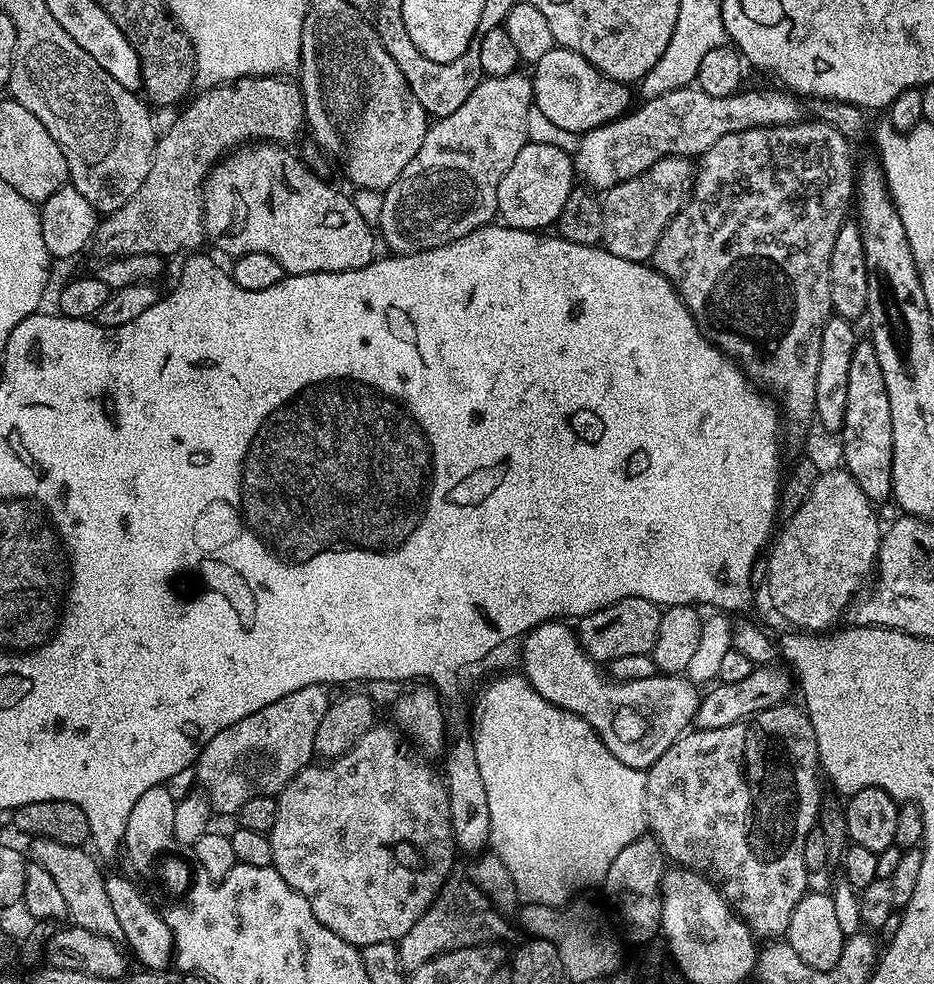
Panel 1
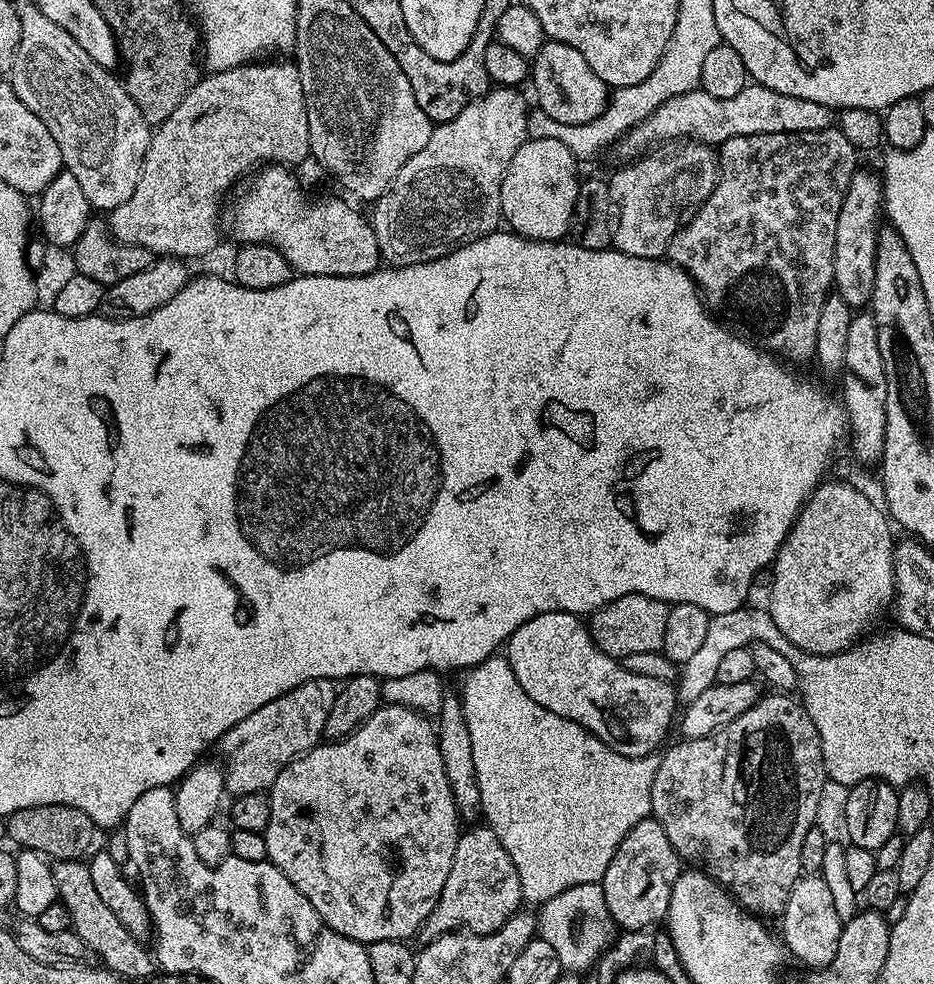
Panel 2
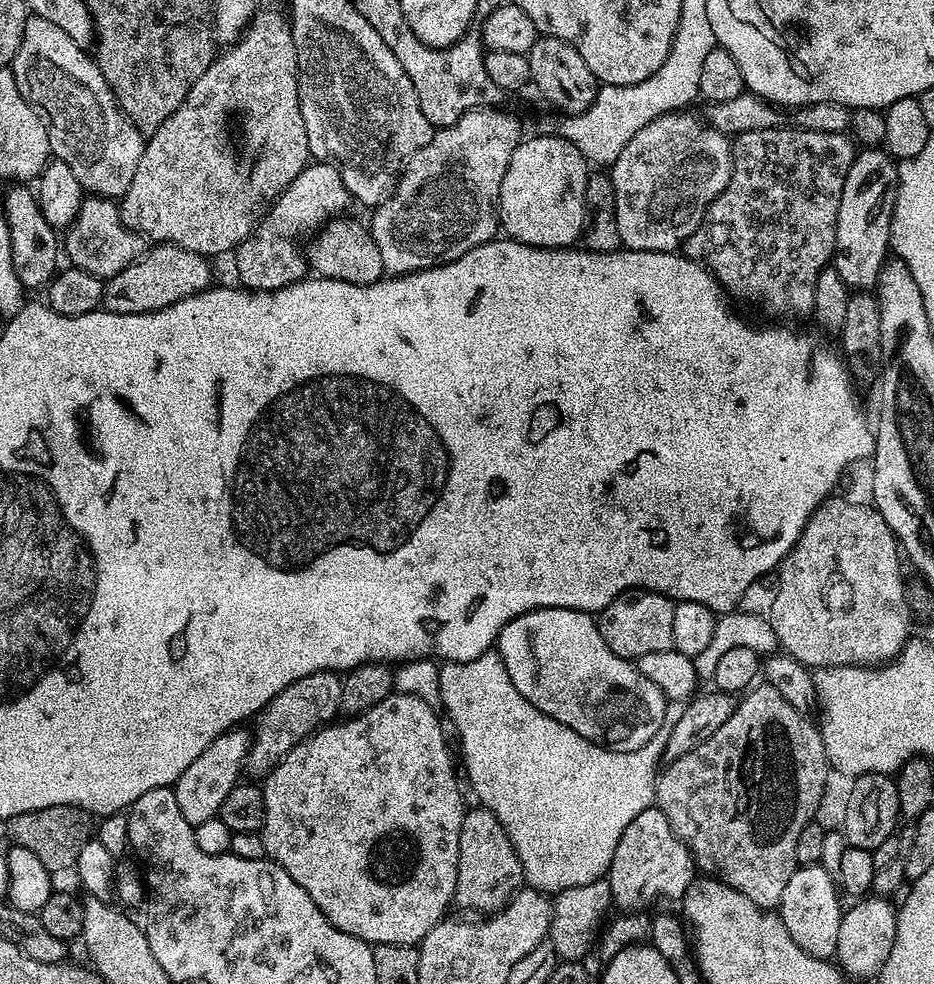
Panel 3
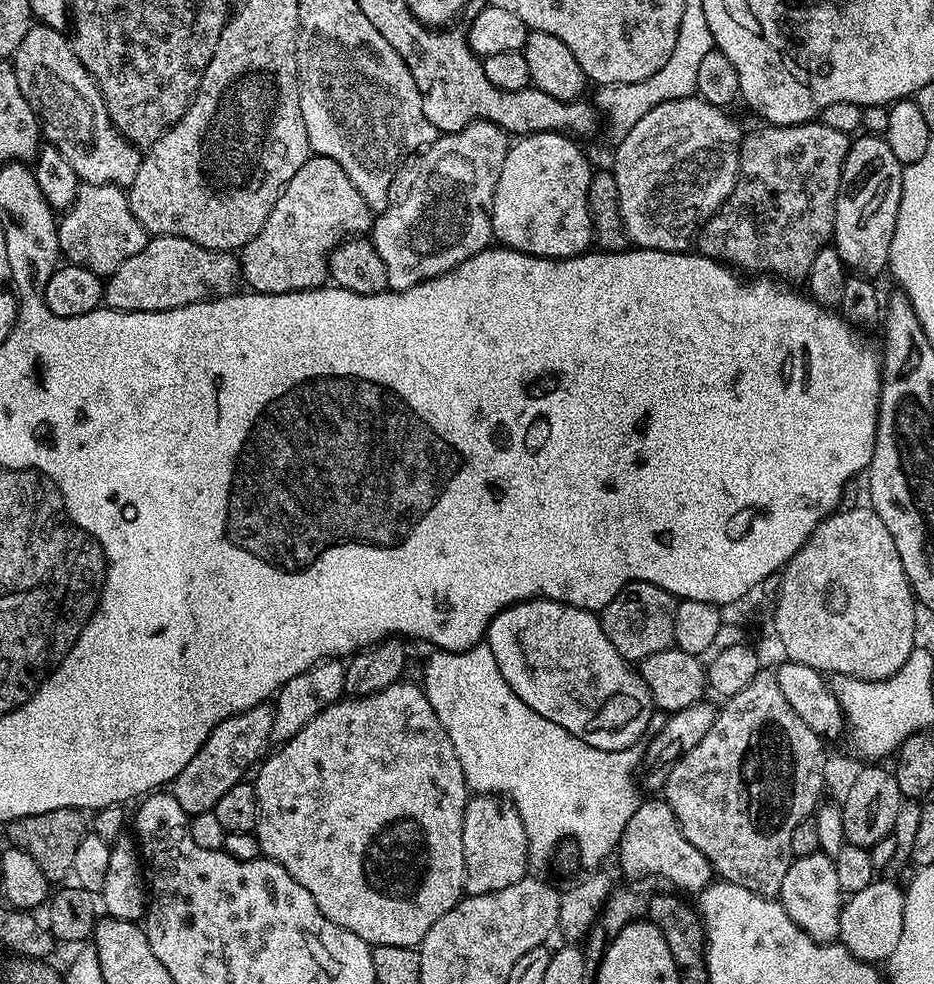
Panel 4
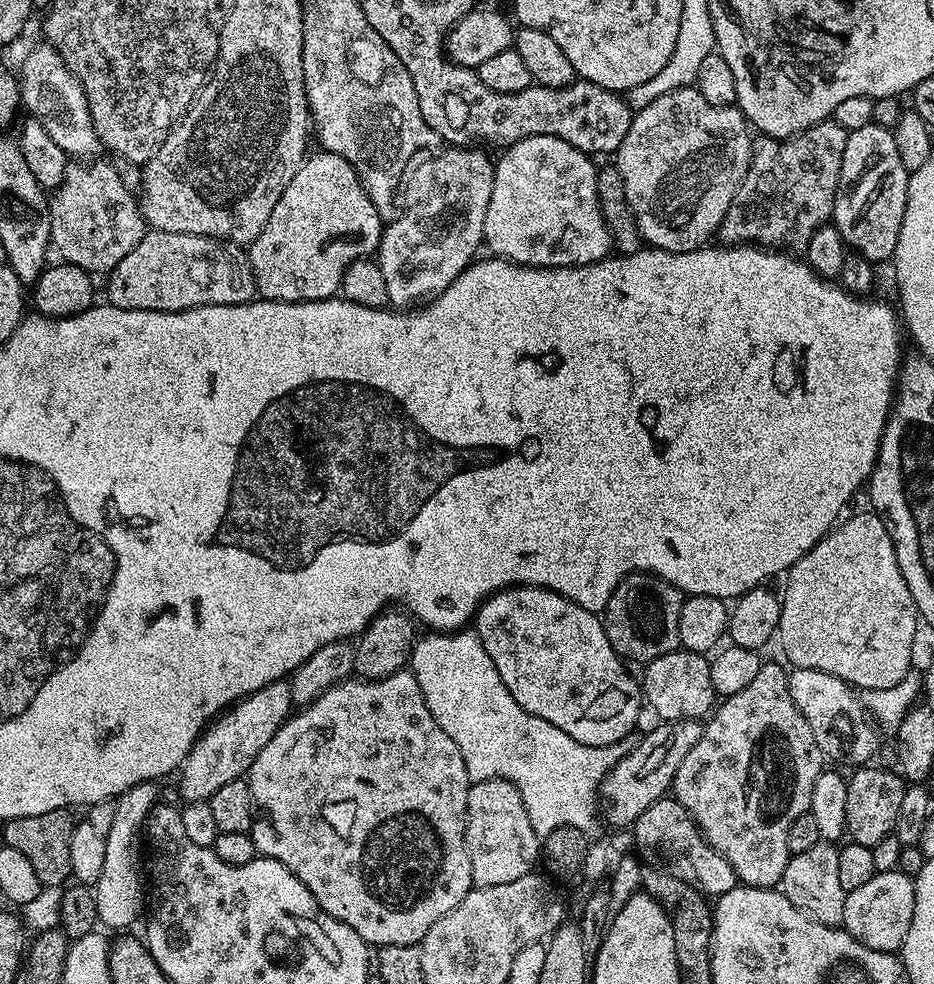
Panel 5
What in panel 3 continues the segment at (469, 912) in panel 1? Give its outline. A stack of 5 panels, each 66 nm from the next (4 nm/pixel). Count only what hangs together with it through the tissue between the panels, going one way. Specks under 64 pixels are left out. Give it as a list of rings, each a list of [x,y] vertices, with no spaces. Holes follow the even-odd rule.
[[[483,806],[469,807],[464,813],[460,841],[458,842],[458,882],[456,883],[455,903],[464,908],[477,908],[477,913],[491,914],[500,911],[515,892],[519,892],[524,884],[522,862],[518,862],[518,854],[498,818]]]

